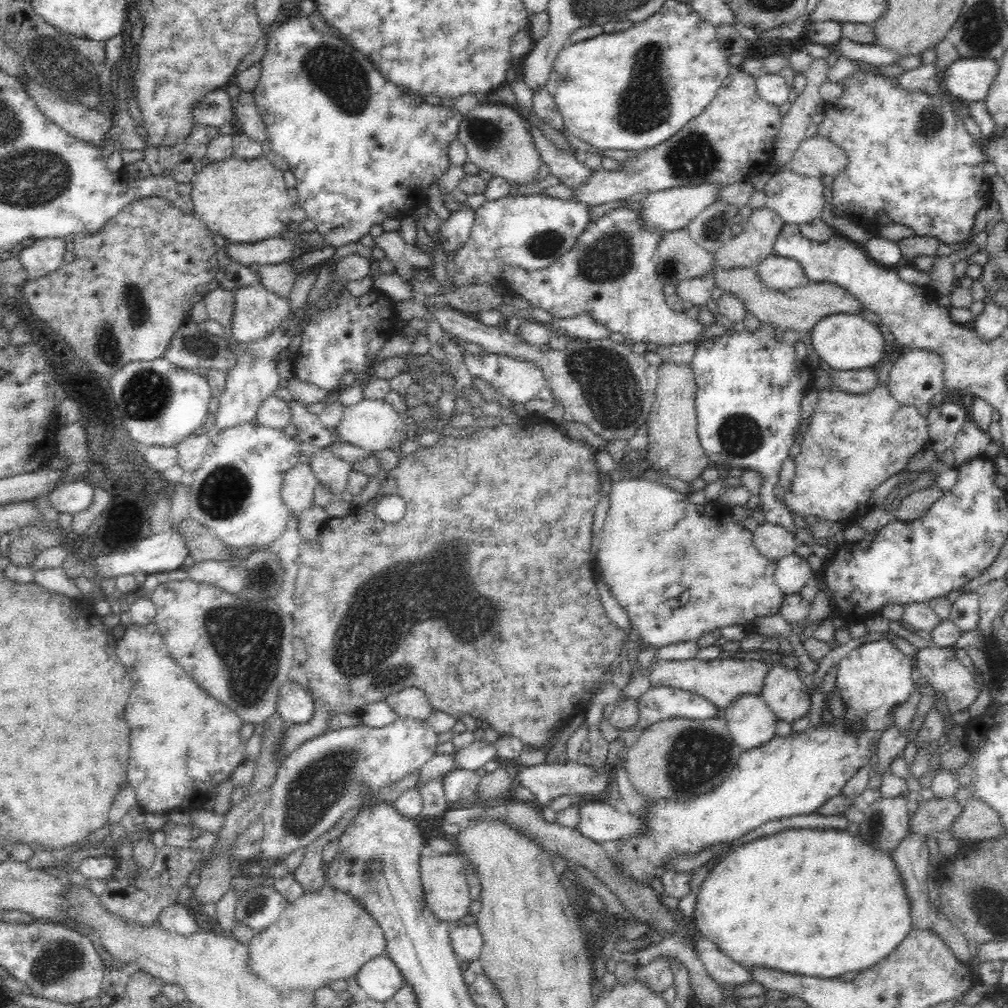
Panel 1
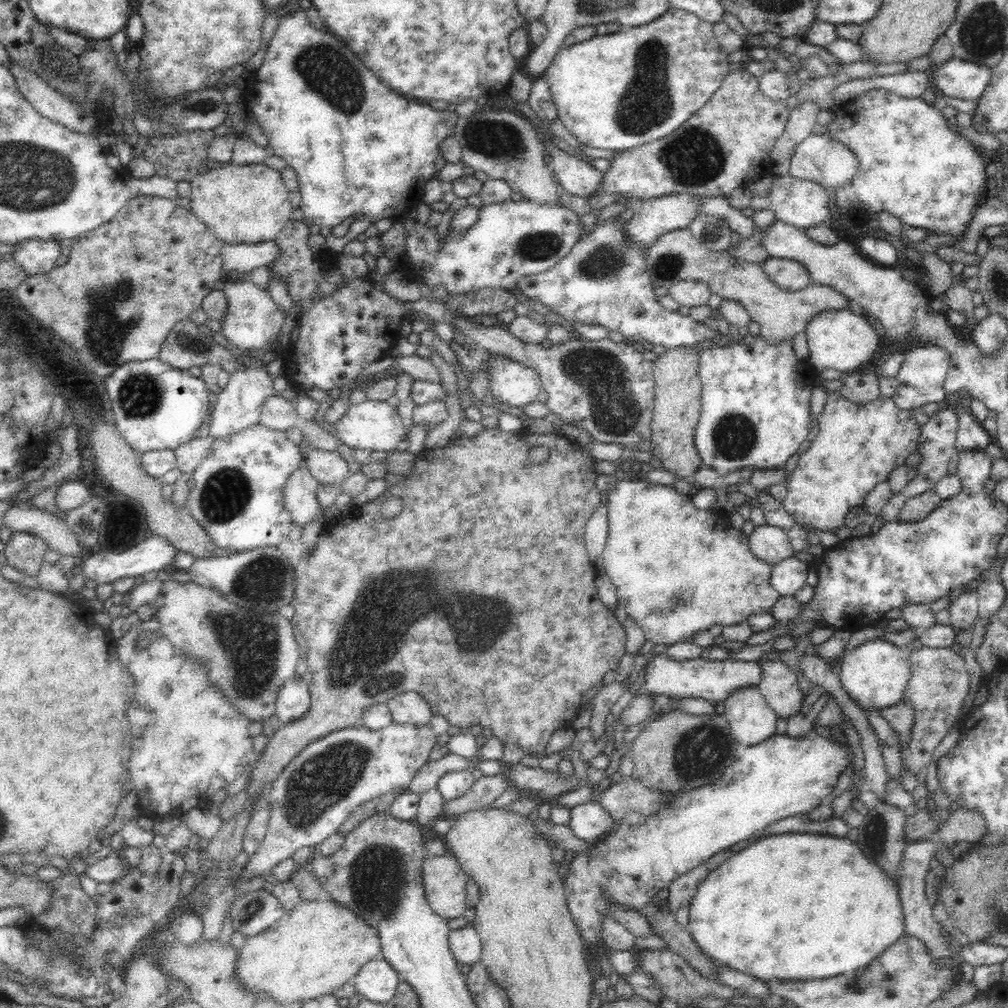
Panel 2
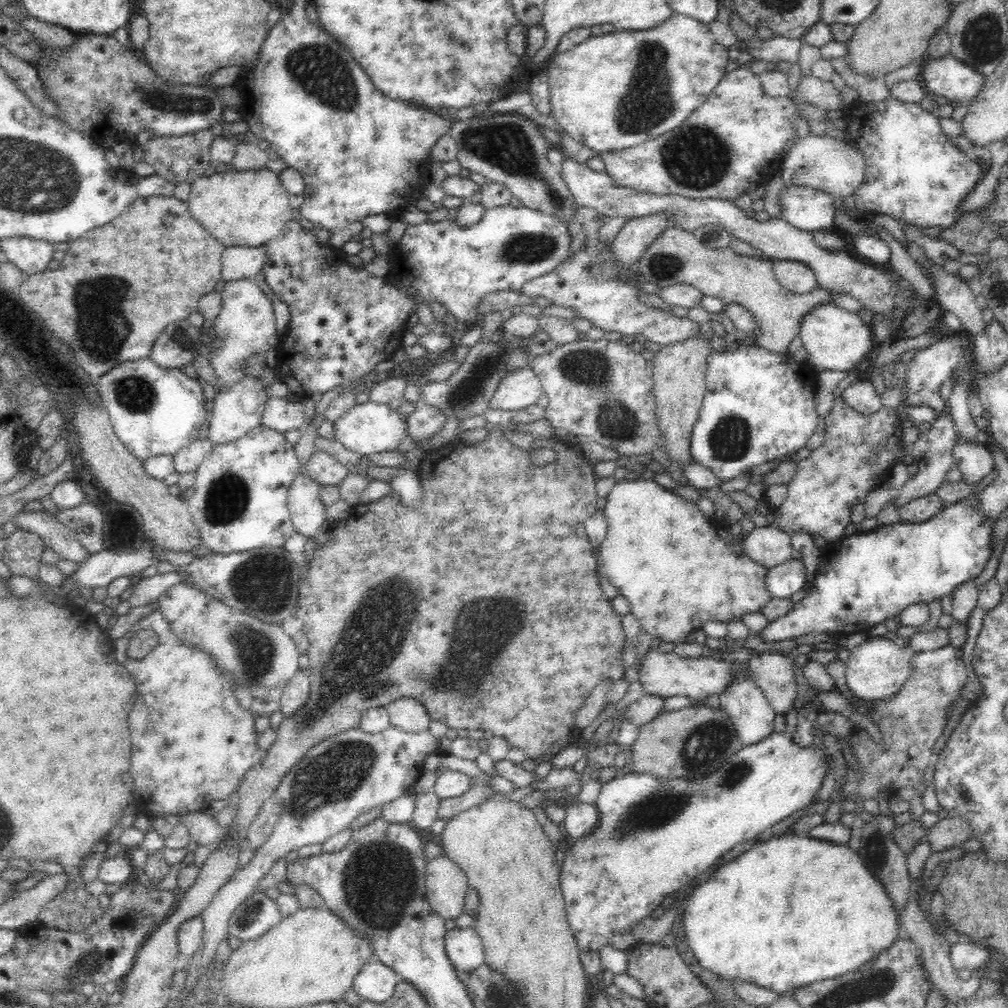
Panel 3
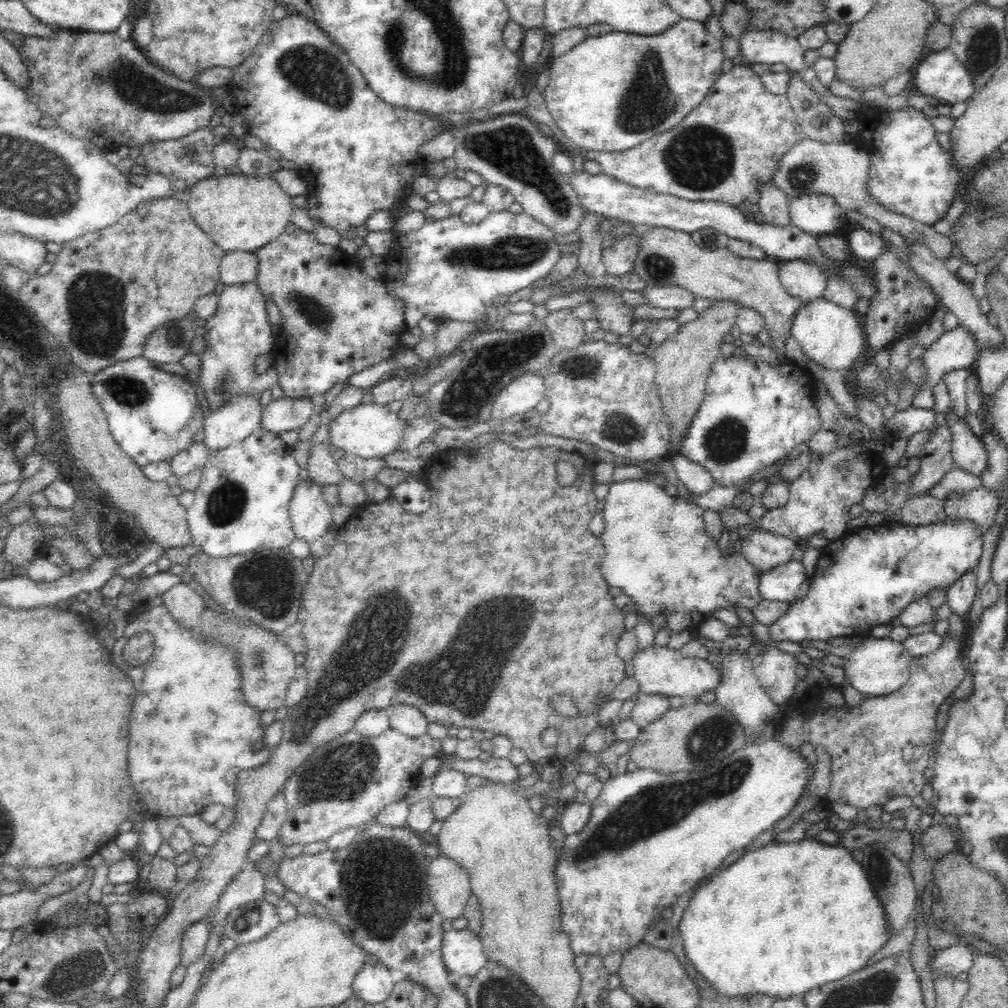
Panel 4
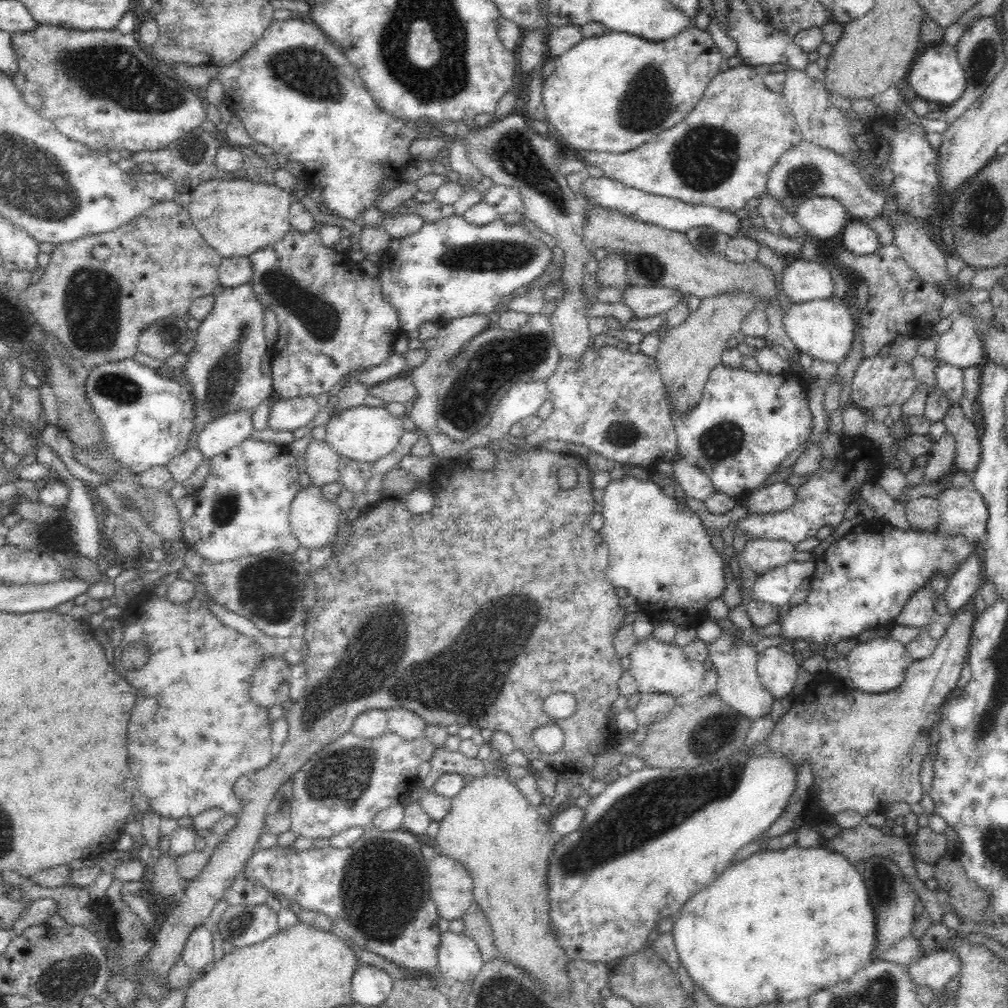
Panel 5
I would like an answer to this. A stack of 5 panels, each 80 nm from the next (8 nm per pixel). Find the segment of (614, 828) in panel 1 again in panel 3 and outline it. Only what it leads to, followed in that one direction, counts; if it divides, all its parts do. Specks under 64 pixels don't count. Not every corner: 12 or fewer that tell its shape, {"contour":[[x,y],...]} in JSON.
{"contour":[[564,802],[563,836],[576,839],[598,822],[598,809]]}

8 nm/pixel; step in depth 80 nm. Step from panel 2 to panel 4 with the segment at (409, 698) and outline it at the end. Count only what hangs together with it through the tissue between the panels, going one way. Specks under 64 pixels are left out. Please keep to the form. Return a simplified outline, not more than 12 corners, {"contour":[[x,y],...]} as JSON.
{"contour":[[418,708],[387,709],[389,728],[409,737],[426,733],[428,719]]}

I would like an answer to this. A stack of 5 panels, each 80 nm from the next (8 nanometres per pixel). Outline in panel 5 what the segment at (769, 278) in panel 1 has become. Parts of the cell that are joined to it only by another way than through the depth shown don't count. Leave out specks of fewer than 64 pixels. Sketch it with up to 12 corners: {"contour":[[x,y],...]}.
{"contour":[[795,258],[782,286],[792,303],[832,298],[826,262]]}

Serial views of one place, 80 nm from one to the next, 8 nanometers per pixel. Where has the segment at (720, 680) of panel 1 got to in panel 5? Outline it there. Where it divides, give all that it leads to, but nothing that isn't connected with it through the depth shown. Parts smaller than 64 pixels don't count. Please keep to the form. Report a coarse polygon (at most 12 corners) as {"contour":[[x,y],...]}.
{"contour":[[638,640],[628,671],[639,692],[677,698],[704,678],[675,641]]}

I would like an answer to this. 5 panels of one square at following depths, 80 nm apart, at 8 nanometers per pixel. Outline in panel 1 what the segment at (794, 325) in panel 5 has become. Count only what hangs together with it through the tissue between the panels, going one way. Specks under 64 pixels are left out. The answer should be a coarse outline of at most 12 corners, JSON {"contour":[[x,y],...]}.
{"contour":[[857,314],[810,328],[820,360],[836,370],[880,366],[884,338]]}

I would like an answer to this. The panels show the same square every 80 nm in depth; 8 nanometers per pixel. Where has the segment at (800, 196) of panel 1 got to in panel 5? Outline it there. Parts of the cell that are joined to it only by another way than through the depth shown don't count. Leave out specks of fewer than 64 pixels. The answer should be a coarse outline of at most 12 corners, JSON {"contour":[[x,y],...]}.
{"contour":[[814,196],[795,219],[817,242],[836,237],[850,219],[832,197]]}

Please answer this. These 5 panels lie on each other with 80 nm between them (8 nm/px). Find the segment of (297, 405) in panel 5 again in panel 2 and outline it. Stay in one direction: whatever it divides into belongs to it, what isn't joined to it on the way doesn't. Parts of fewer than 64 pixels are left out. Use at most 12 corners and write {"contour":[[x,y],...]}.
{"contour":[[280,395],[261,408],[260,425],[280,432],[301,425],[296,405]]}

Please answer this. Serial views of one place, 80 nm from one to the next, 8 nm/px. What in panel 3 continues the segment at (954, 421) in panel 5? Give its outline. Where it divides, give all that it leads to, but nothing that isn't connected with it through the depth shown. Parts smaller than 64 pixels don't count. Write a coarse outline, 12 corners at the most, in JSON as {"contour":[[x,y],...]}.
{"contour":[[958,434],[954,465],[977,485],[994,468],[986,446]]}

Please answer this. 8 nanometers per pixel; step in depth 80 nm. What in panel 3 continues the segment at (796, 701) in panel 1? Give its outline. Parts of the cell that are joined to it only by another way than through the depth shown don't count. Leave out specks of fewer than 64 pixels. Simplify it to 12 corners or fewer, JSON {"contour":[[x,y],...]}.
{"contour":[[760,652],[747,666],[777,714],[797,694],[789,654]]}

